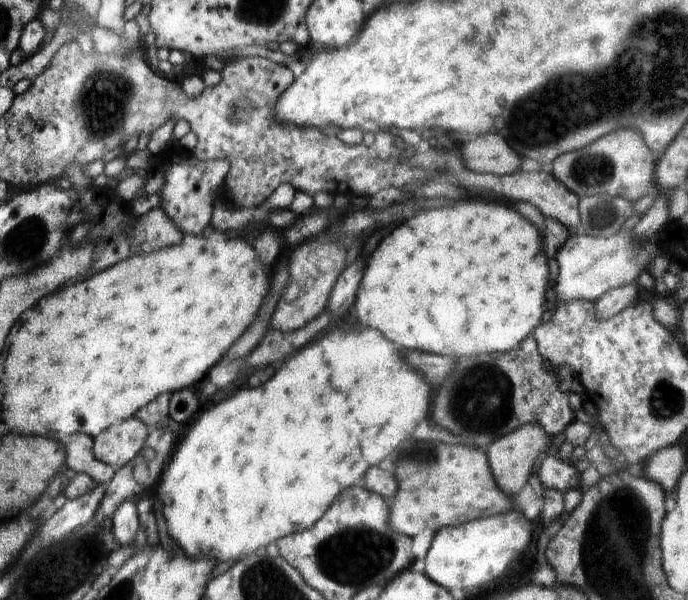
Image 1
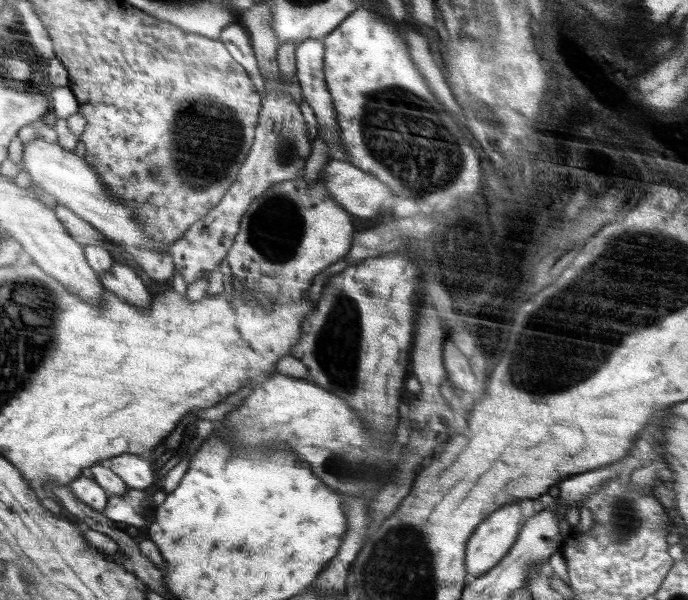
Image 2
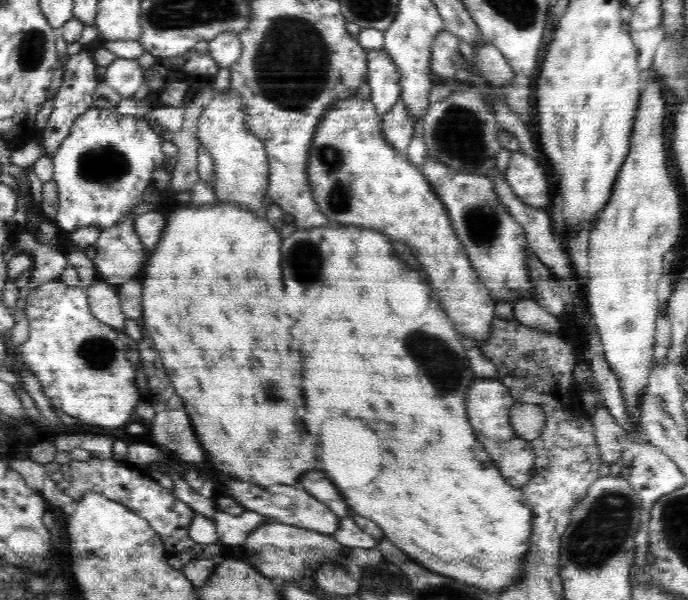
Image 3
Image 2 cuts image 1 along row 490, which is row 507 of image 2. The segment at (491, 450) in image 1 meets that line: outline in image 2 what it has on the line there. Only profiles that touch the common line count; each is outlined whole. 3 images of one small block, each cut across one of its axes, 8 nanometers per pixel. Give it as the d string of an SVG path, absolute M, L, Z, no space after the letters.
M521 502L508 504L499 507L496 512L487 516L474 530L473 535L470 536L466 545L466 579L465 584L472 582L473 579L478 578L481 574L488 572L494 568L496 564L502 561L510 547L516 542L519 535L519 524L522 520Z

